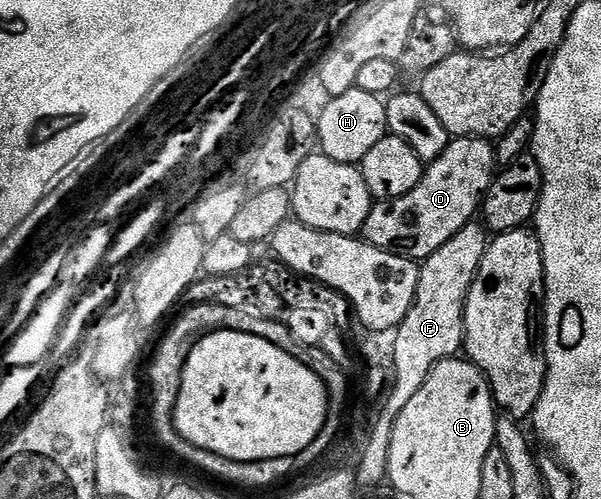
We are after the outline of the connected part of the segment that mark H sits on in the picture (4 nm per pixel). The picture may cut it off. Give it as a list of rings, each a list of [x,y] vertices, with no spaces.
[[[355,87],[346,90],[346,94],[331,97],[327,102],[329,104],[315,117],[319,151],[334,158],[334,162],[359,165],[361,160],[368,158],[370,149],[389,135],[385,101]]]

